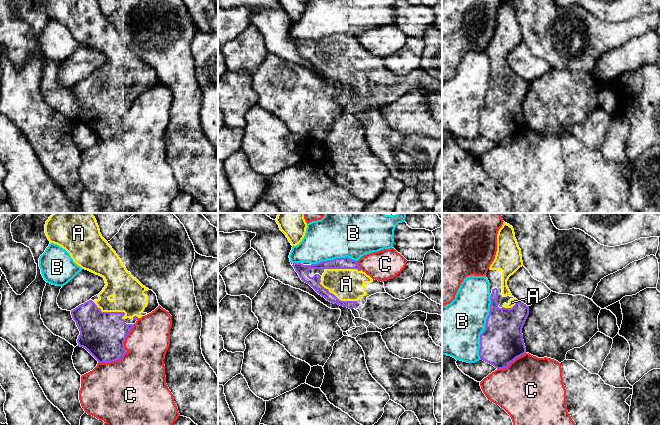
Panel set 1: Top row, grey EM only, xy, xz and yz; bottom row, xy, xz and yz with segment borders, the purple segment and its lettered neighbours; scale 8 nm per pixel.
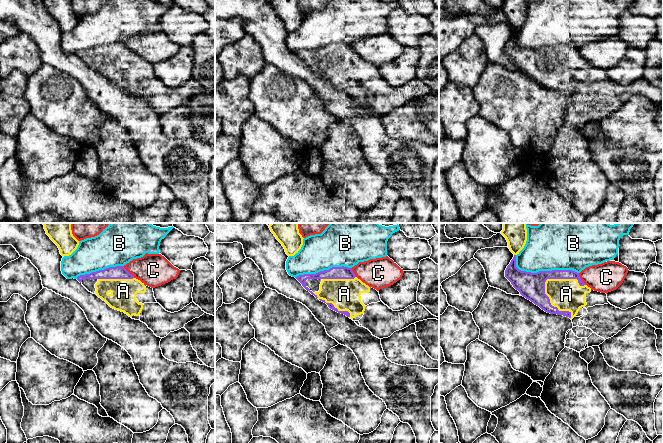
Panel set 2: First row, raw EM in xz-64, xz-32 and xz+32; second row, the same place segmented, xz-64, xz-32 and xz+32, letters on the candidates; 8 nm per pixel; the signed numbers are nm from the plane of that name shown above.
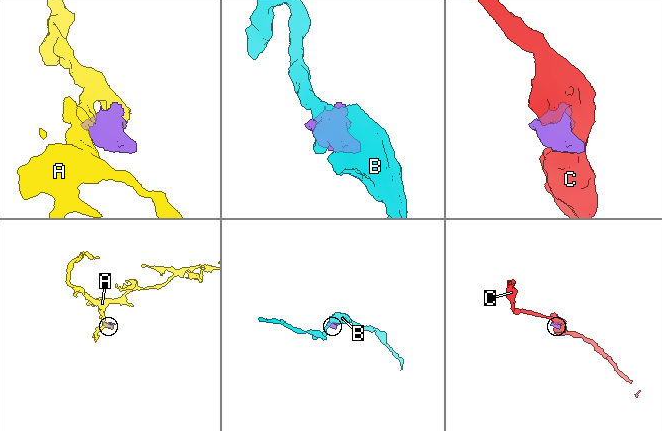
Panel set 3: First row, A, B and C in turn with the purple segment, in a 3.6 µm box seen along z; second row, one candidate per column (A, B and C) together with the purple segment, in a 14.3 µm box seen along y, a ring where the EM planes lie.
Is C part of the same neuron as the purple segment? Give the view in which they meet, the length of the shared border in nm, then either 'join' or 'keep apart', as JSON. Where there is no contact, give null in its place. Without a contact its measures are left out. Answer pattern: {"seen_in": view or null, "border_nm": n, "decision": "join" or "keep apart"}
{"seen_in": "xy", "border_nm": 420, "decision": "keep apart"}

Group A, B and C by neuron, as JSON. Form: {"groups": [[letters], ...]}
{"groups": [["A"], ["B"], ["C"]]}

